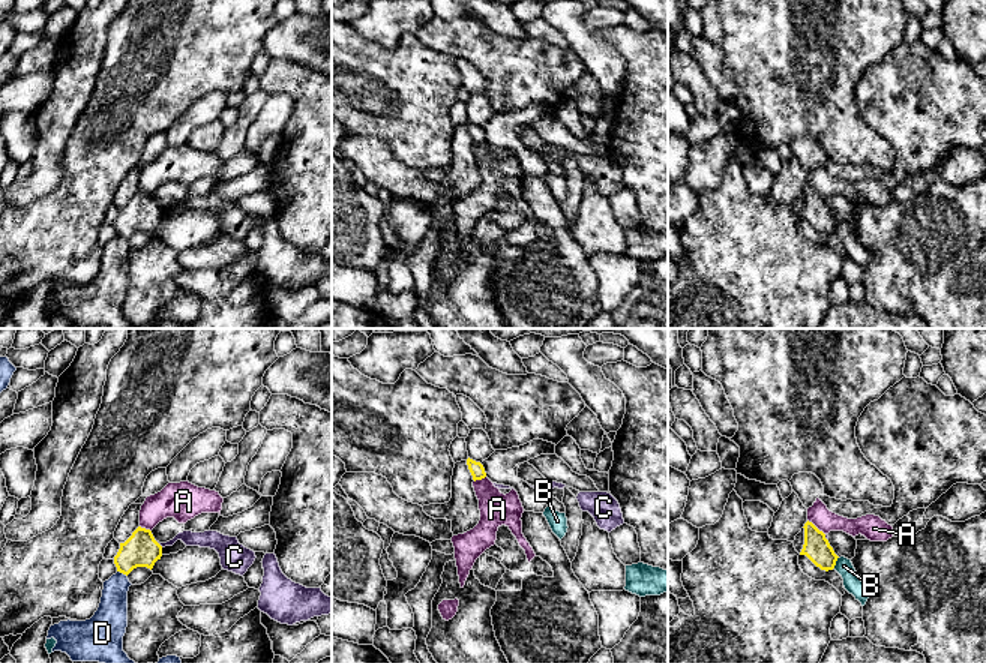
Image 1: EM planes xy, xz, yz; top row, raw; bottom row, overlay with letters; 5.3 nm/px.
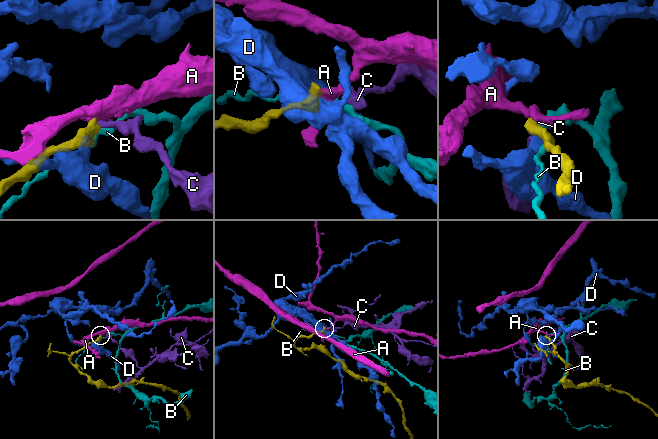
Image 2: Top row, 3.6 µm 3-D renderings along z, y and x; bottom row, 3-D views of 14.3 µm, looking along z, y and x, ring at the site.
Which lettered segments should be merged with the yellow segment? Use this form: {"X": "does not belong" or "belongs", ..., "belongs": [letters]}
{"A": "does not belong", "B": "does not belong", "C": "does not belong", "D": "does not belong", "belongs": []}

